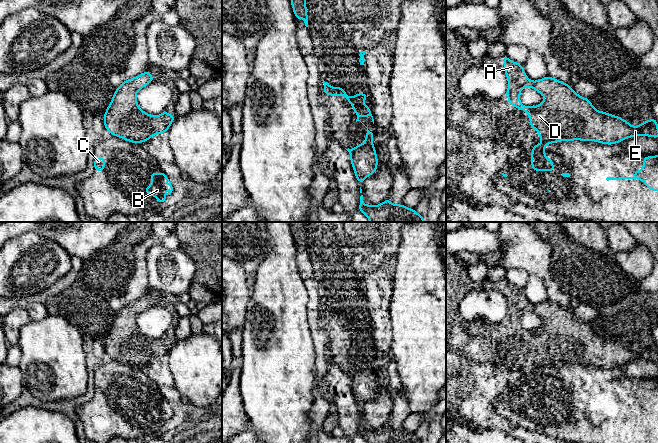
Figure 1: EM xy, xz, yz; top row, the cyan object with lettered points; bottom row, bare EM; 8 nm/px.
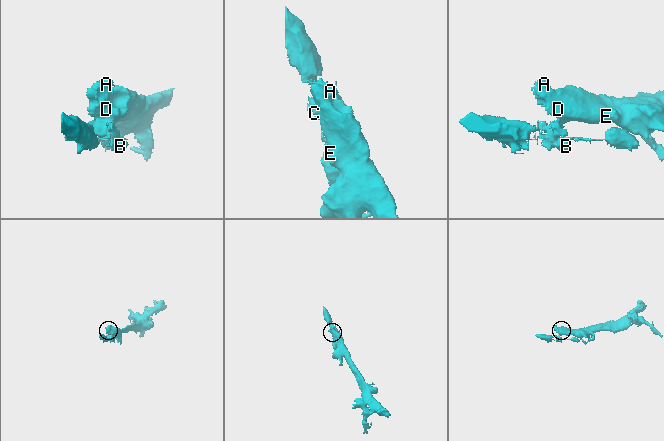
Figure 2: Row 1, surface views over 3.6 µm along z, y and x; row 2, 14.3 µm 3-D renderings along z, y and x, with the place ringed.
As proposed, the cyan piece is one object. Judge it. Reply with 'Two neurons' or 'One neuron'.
Two neurons

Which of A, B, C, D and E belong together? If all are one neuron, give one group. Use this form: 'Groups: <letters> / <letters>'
Groups: A D E / B C

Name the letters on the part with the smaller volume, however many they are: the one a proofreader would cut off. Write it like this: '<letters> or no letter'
B, C

